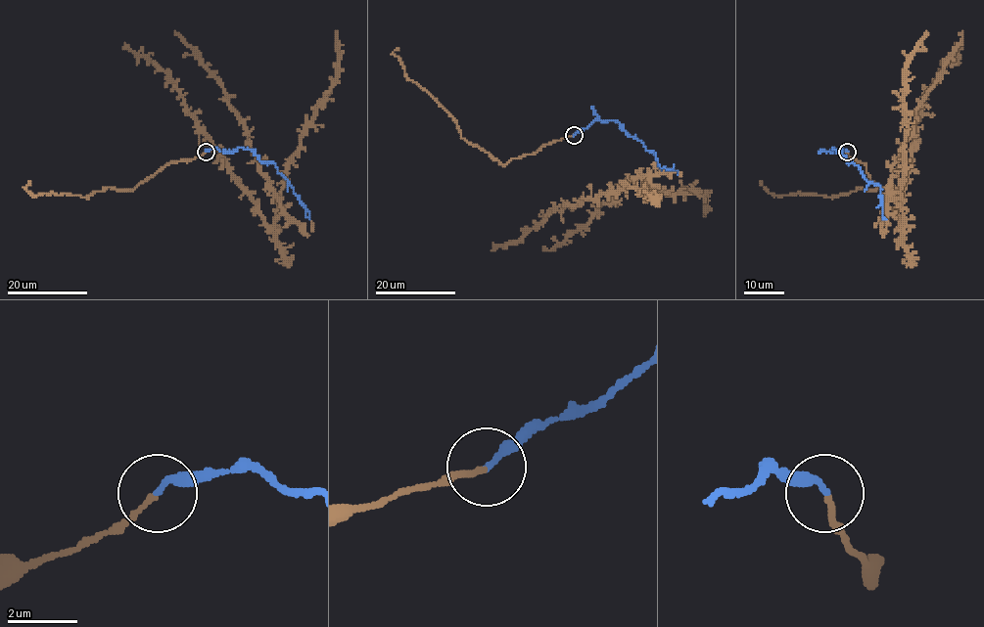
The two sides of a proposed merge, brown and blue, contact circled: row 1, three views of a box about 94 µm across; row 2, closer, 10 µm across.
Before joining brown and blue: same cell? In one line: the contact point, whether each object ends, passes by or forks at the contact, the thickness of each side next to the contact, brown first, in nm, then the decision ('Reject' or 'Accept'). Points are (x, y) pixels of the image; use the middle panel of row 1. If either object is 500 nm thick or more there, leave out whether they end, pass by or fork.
Place: (574, 135). At the ring brown ends. At the ring blue ends. Thickness 150 nm (brown) against 190 nm. Accept

